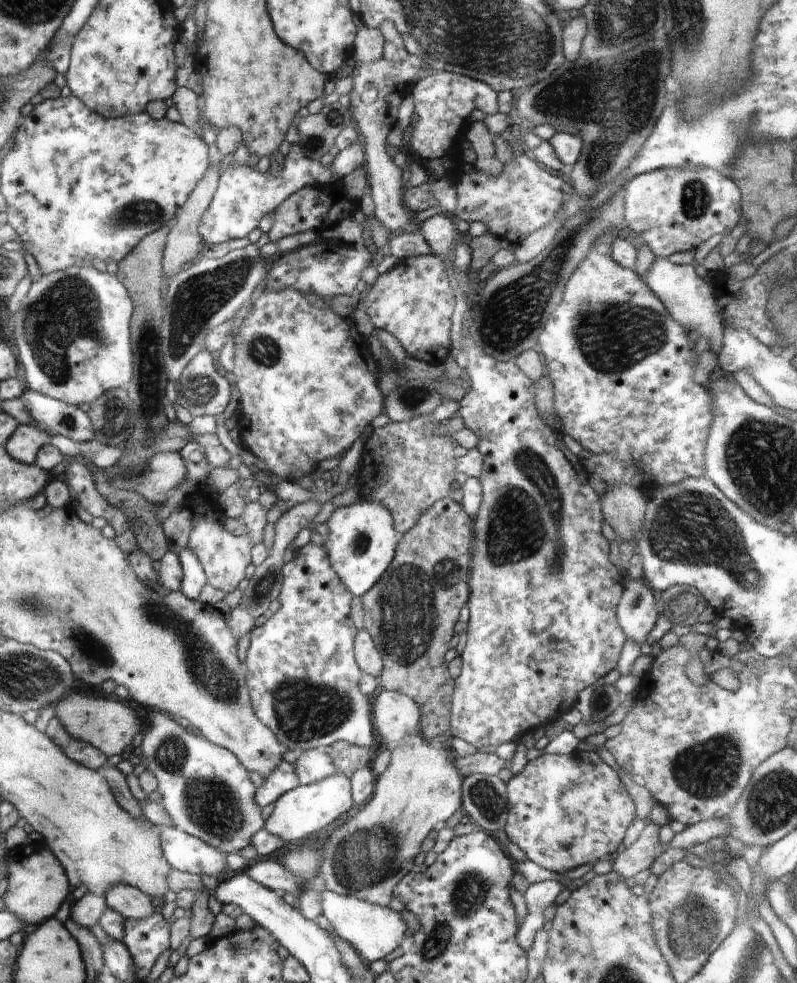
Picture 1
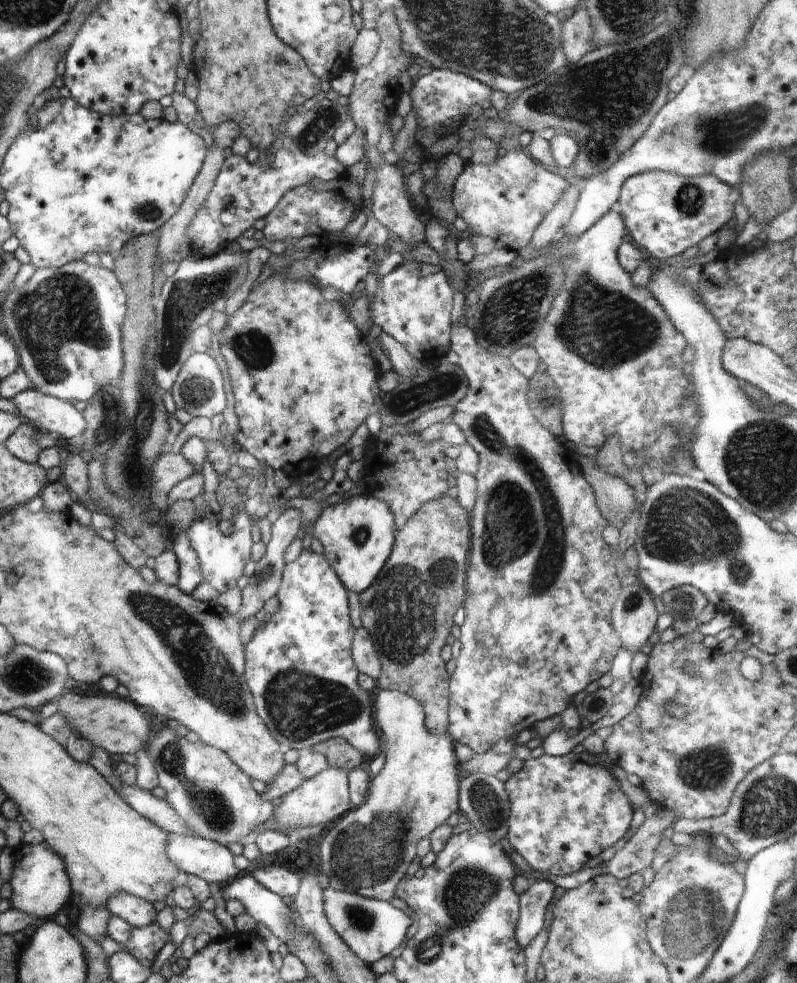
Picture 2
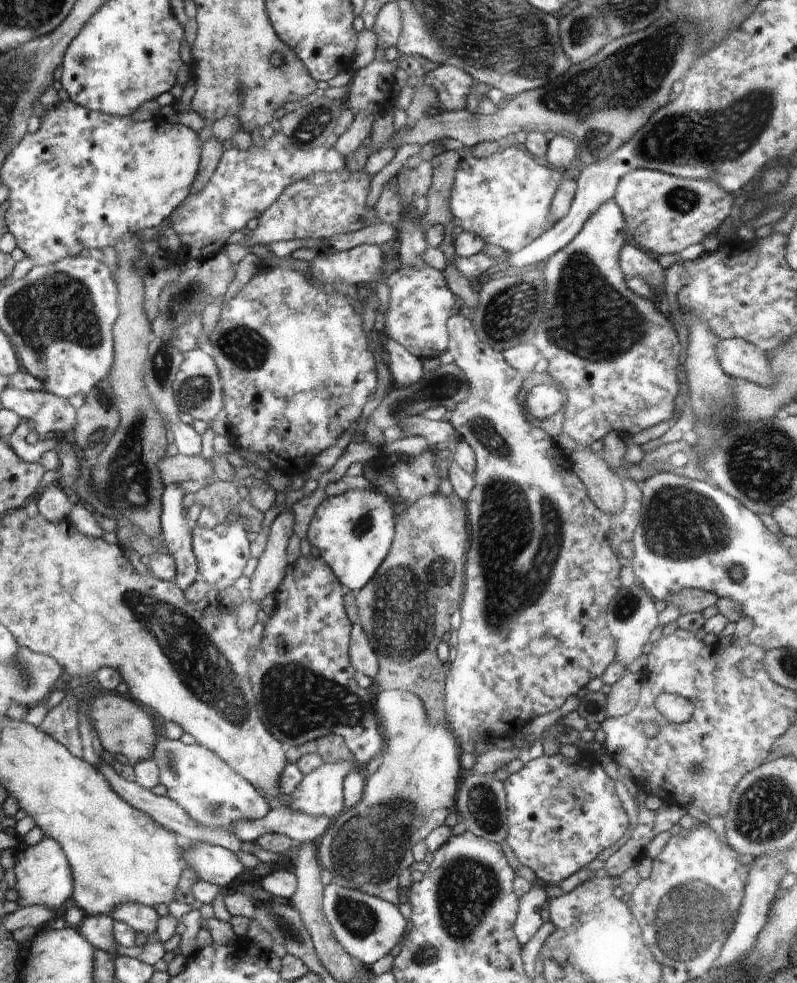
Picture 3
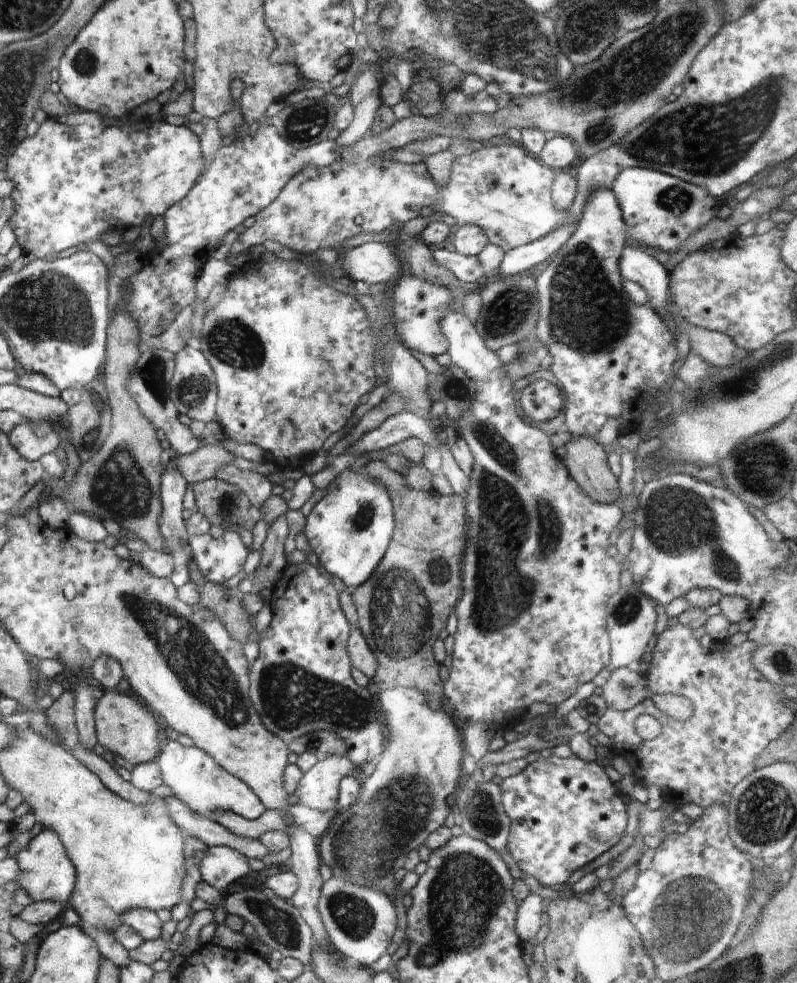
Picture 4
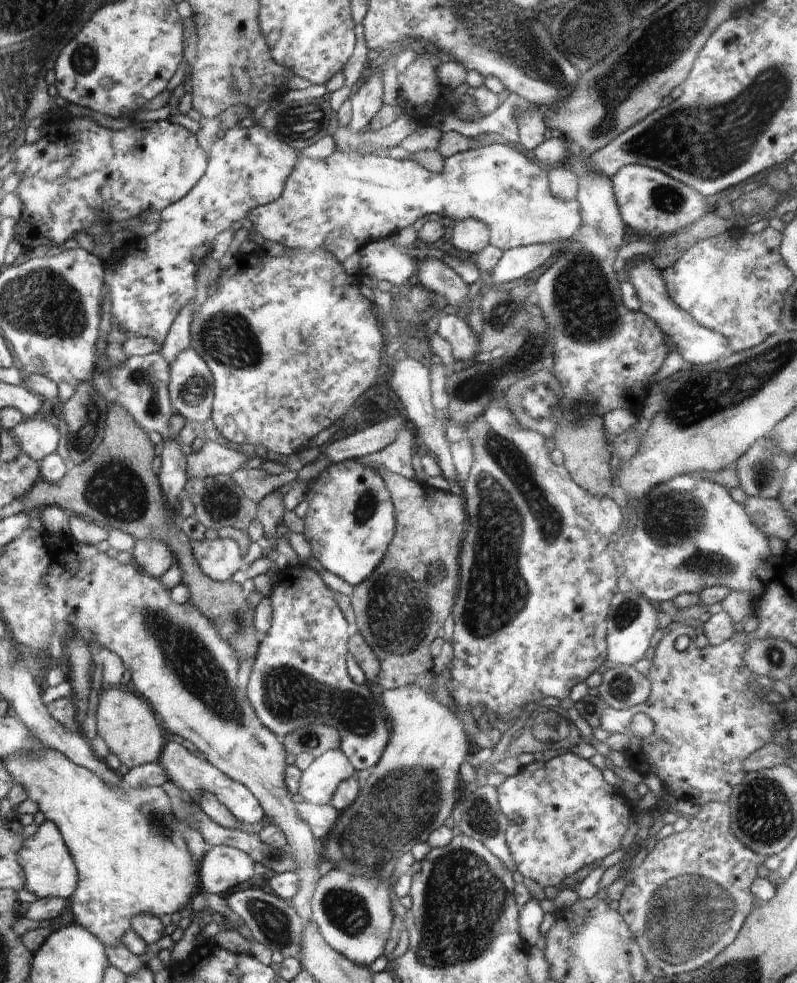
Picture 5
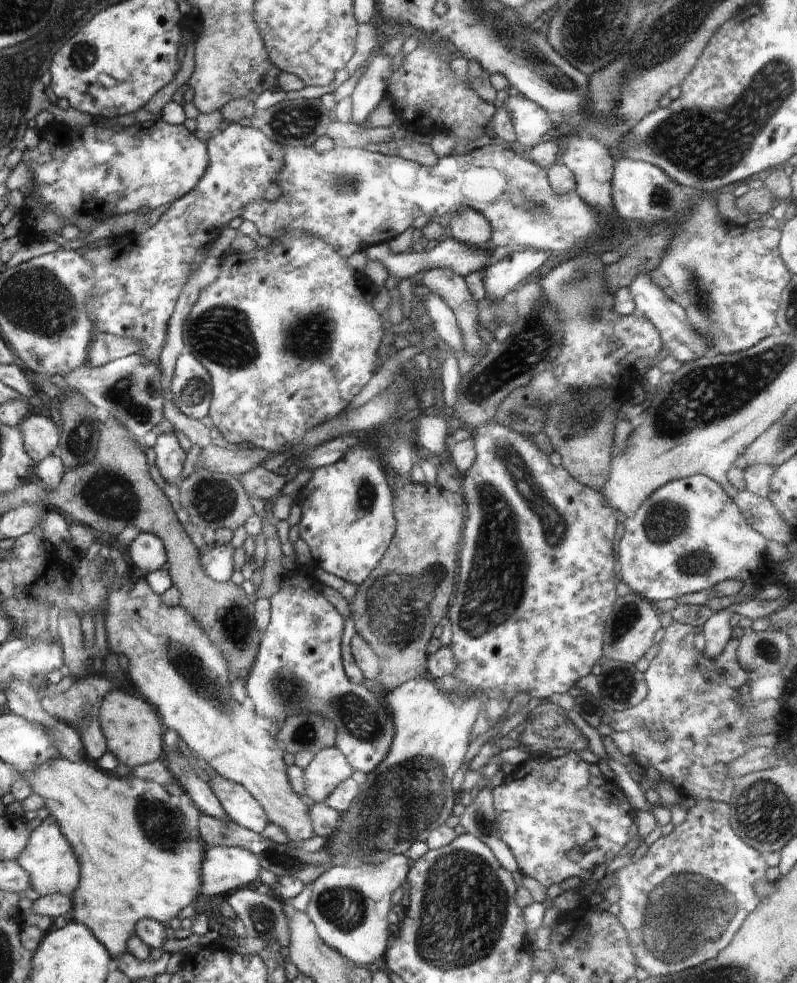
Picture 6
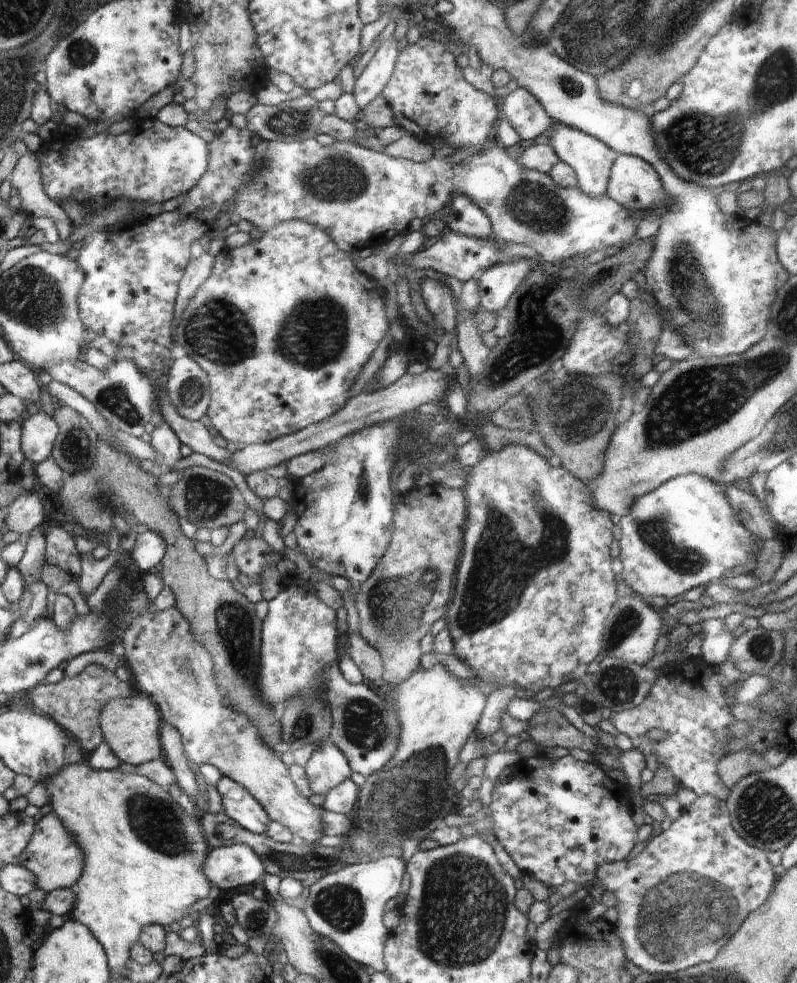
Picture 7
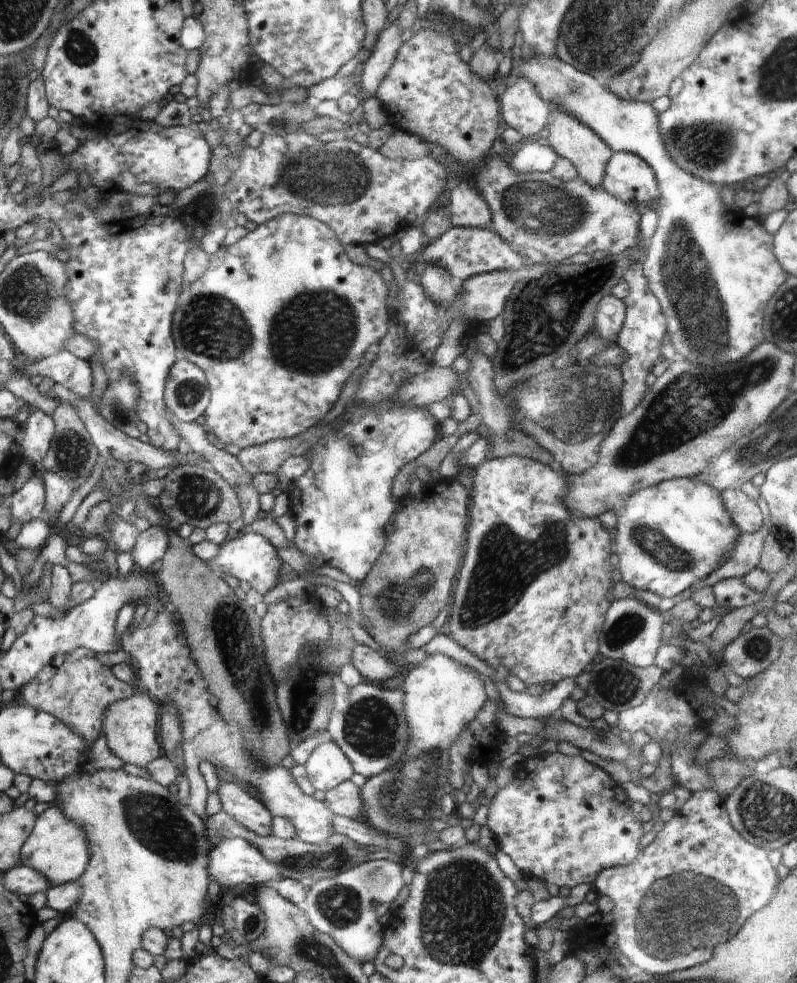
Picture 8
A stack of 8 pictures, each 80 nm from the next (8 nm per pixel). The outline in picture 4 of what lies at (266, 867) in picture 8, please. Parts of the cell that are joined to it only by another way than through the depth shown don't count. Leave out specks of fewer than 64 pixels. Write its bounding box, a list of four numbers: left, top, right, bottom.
[200,846,250,894]

